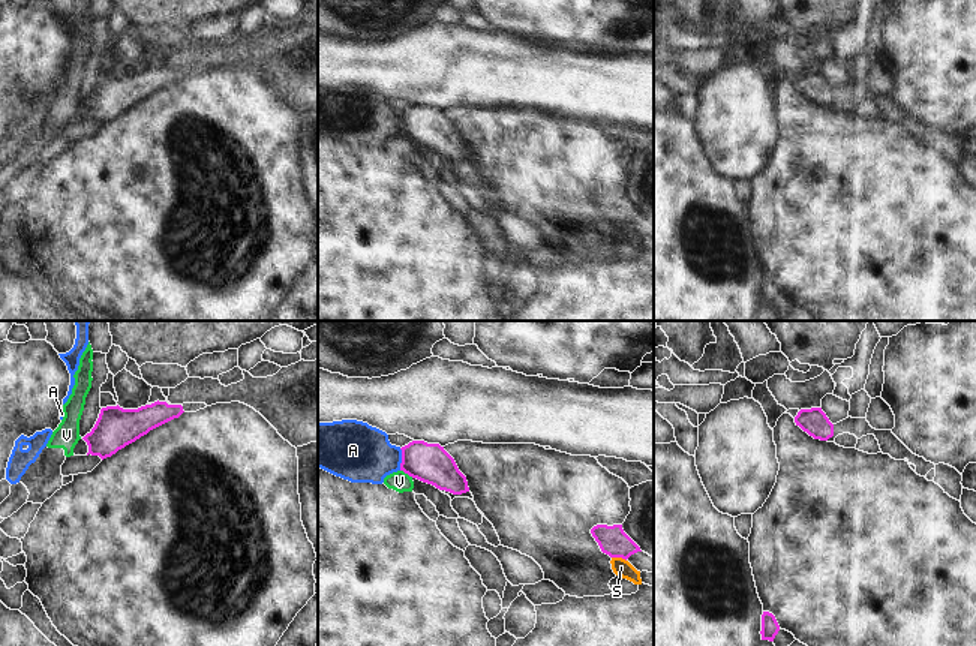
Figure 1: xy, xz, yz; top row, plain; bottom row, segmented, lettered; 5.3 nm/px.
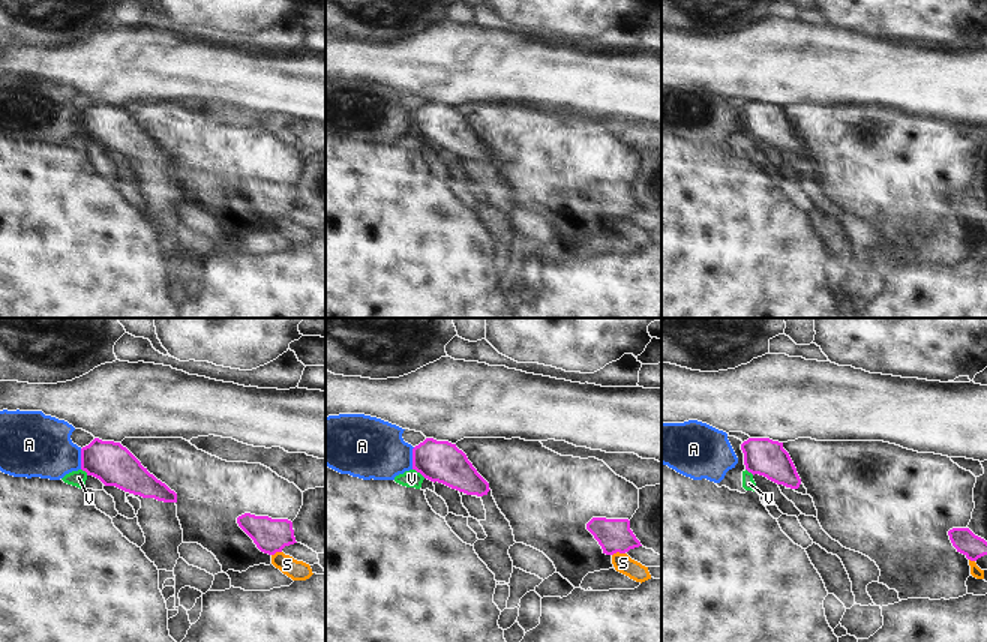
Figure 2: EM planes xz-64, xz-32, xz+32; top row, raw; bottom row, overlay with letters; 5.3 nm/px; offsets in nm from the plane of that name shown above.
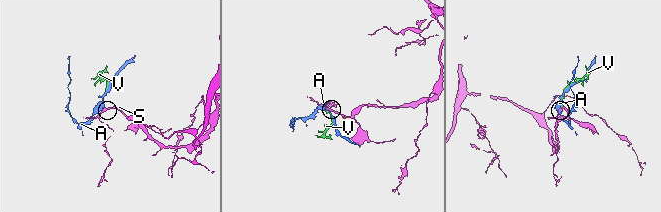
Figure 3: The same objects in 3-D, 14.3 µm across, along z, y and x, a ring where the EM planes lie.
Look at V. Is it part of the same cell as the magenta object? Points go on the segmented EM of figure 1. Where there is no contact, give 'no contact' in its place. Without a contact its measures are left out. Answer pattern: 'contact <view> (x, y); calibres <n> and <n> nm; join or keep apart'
contact xz (407, 472); calibres 220 and 110 nm; keep apart

